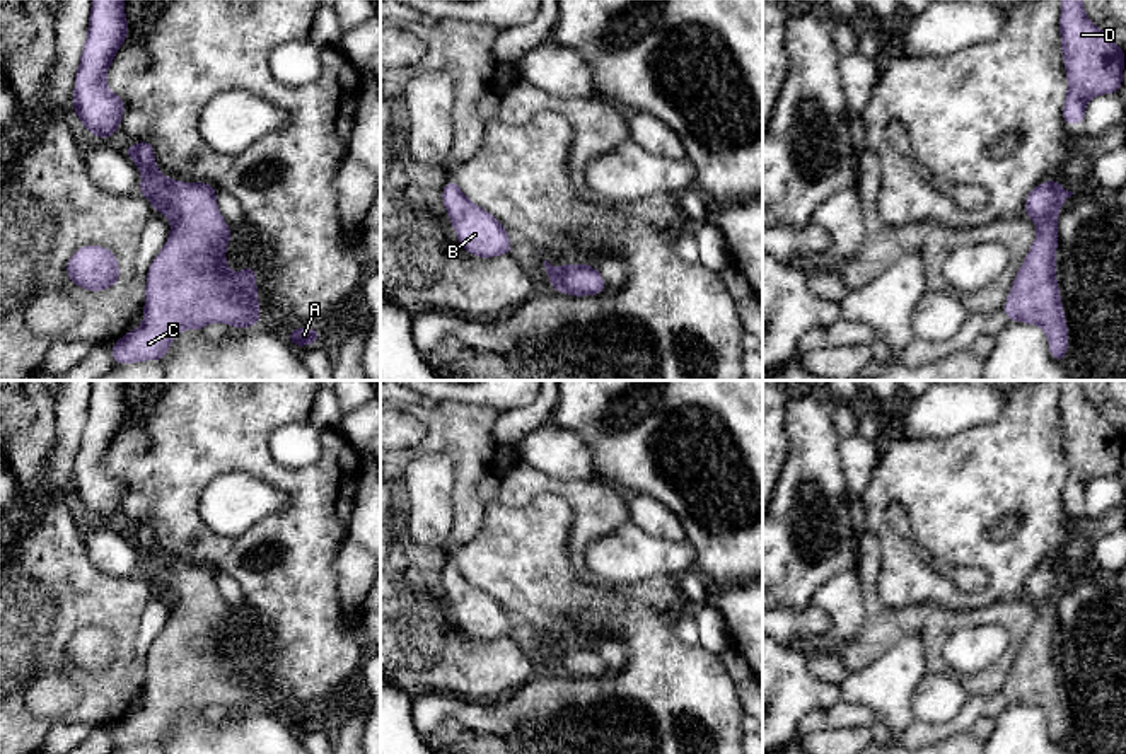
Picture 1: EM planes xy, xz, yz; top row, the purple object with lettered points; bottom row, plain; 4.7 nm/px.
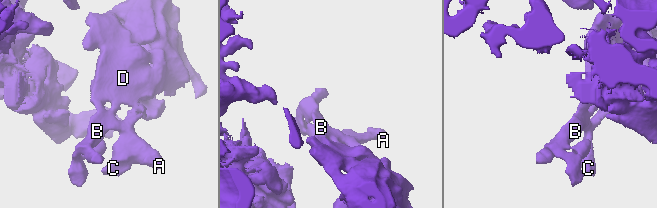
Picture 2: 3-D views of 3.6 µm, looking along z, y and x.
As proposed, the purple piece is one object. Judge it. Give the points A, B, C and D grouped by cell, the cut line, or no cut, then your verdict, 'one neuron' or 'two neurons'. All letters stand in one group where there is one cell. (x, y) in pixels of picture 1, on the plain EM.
groups A B C D; cut none; one neuron

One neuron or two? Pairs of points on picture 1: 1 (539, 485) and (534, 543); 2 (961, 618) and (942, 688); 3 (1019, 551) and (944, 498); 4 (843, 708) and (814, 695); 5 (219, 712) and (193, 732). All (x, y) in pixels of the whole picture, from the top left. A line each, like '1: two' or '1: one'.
1: two
2: two
3: one
4: two
5: two

